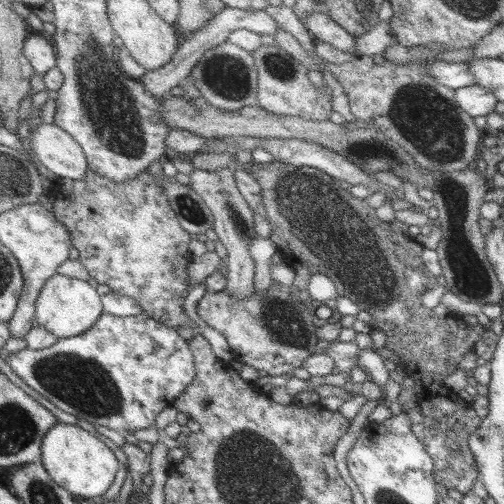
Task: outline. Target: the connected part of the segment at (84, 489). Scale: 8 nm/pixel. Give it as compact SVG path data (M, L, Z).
M61 422L50 428L43 438L39 459L49 477L79 500L102 496L114 482L120 466L114 452L102 440L78 425Z

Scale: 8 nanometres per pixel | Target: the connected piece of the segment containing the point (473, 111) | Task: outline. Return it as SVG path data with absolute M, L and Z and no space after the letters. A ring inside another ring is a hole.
M471 85L454 91L458 107L473 119L491 114L498 104L498 99L488 90Z

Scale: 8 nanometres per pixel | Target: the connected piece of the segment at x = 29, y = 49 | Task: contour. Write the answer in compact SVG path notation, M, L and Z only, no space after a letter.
M44 33L30 35L30 37L24 41L22 54L29 60L33 72L42 76L48 72L48 70L54 68L57 63L55 46Z

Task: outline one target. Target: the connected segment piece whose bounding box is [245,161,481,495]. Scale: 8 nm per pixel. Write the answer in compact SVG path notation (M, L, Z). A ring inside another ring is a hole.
M278 161L270 164L250 162L245 172L260 184L262 202L272 229L270 239L277 244L285 263L295 272L306 274L304 278L310 278L314 272L324 272L330 276L337 297L352 299L361 310L372 315L375 320L373 329L385 332L387 339L384 347L400 356L402 371L410 371L413 375L418 406L426 418L419 424L413 424L412 429L422 444L425 444L424 448L433 460L434 478L447 489L452 488L465 495L479 477L469 438L478 428L481 418L470 410L466 401L462 402L462 406L456 406L458 394L446 388L444 378L458 369L464 354L474 350L474 344L479 342L480 336L471 326L464 324L460 317L457 317L458 330L450 330L446 317L438 317L432 310L422 306L422 294L438 284L437 276L426 269L421 258L423 246L410 237L394 232L390 223L377 218L375 208L370 207L366 200L354 198L348 190L340 187L339 181L316 168L294 167Z

